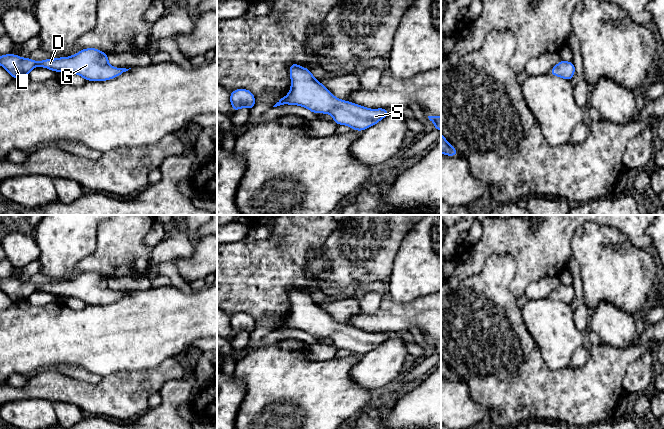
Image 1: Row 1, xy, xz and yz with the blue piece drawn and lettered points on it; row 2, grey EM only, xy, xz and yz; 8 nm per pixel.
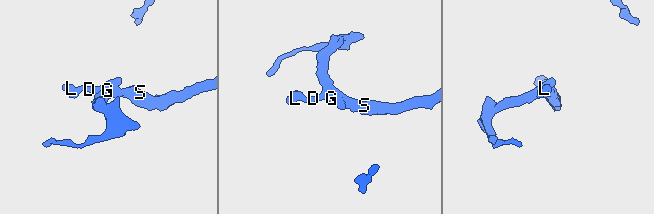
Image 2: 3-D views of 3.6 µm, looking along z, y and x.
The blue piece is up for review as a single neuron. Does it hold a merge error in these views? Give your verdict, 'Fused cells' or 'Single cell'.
Single cell

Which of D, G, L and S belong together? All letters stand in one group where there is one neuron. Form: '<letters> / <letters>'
D G L S

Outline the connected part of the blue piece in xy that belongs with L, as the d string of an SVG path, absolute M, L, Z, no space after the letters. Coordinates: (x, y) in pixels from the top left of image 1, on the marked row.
M87 48L70 57L34 61L21 58L18 55L6 54L0 56L0 65L8 71L13 79L28 76L36 66L55 72L75 73L87 81L105 81L113 79L129 69L115 68L108 63L108 54Z

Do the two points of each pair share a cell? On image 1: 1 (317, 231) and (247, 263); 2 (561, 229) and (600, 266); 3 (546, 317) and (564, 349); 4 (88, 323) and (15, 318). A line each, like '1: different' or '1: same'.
1: same
2: different
3: same
4: same

